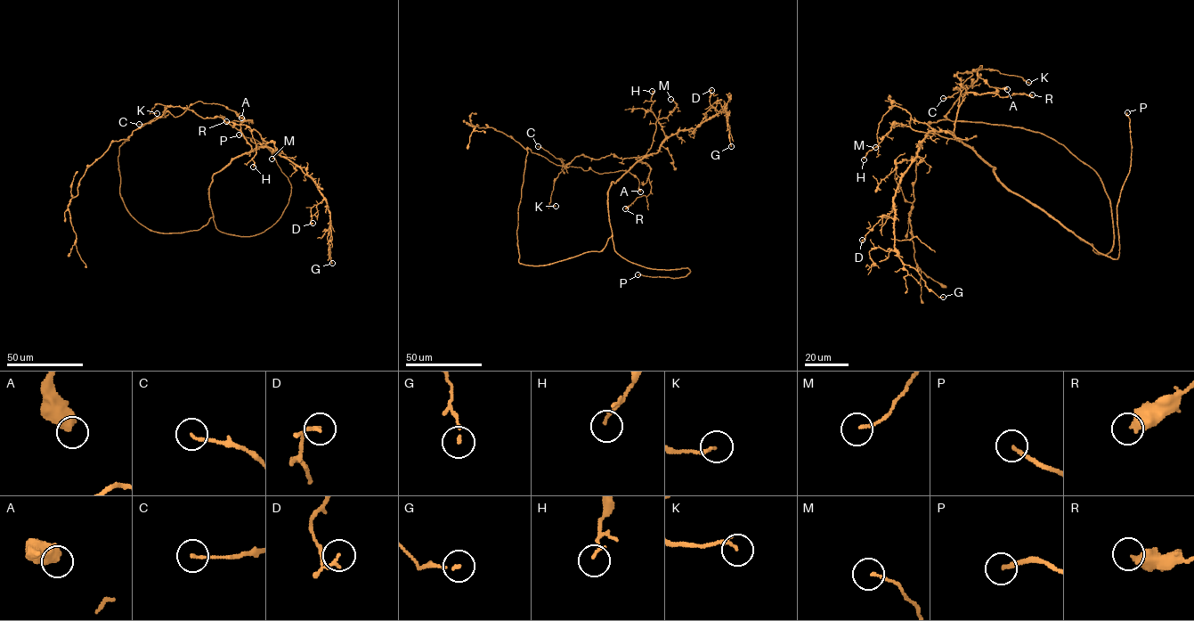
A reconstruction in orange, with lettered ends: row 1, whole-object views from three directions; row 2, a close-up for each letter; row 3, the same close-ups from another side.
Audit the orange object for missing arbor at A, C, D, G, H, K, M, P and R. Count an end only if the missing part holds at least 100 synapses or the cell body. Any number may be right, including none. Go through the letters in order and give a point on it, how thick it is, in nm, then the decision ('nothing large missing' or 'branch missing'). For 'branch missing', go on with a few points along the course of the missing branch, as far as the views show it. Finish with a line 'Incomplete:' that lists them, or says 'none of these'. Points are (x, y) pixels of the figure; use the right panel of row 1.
A: (1007, 89) | 600 nm | nothing large missing
C: (943, 98) | 120 nm | nothing large missing
D: (862, 240) | 100 nm | nothing large missing
G: (943, 297) | 120 nm | nothing large missing
H: (864, 159) | 120 nm | nothing large missing
K: (1028, 82) | 170 nm | nothing large missing
M: (875, 147) | 100 nm | nothing large missing
P: (1127, 112) | 180 nm | branch missing | (1127, 112), (1128, 98), (1125, 89)
R: (1032, 94) | 440 nm | nothing large missing
Incomplete: P

